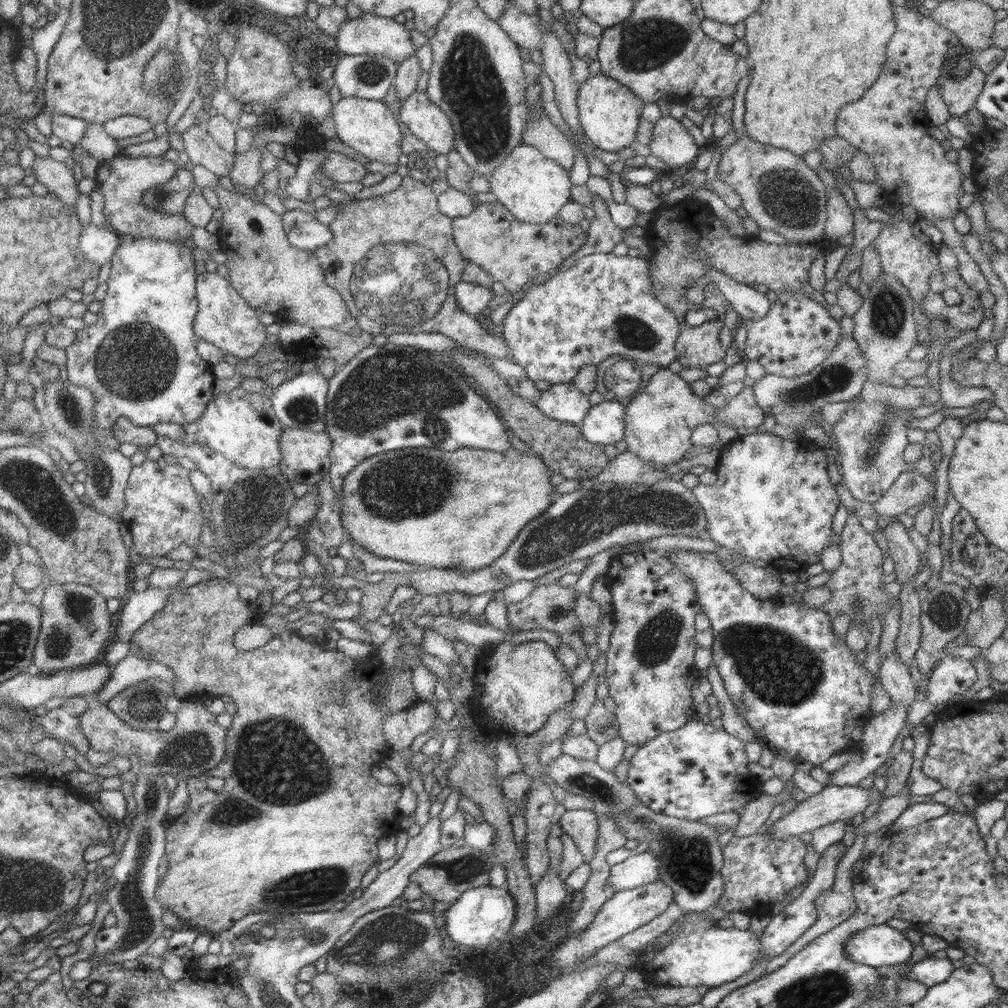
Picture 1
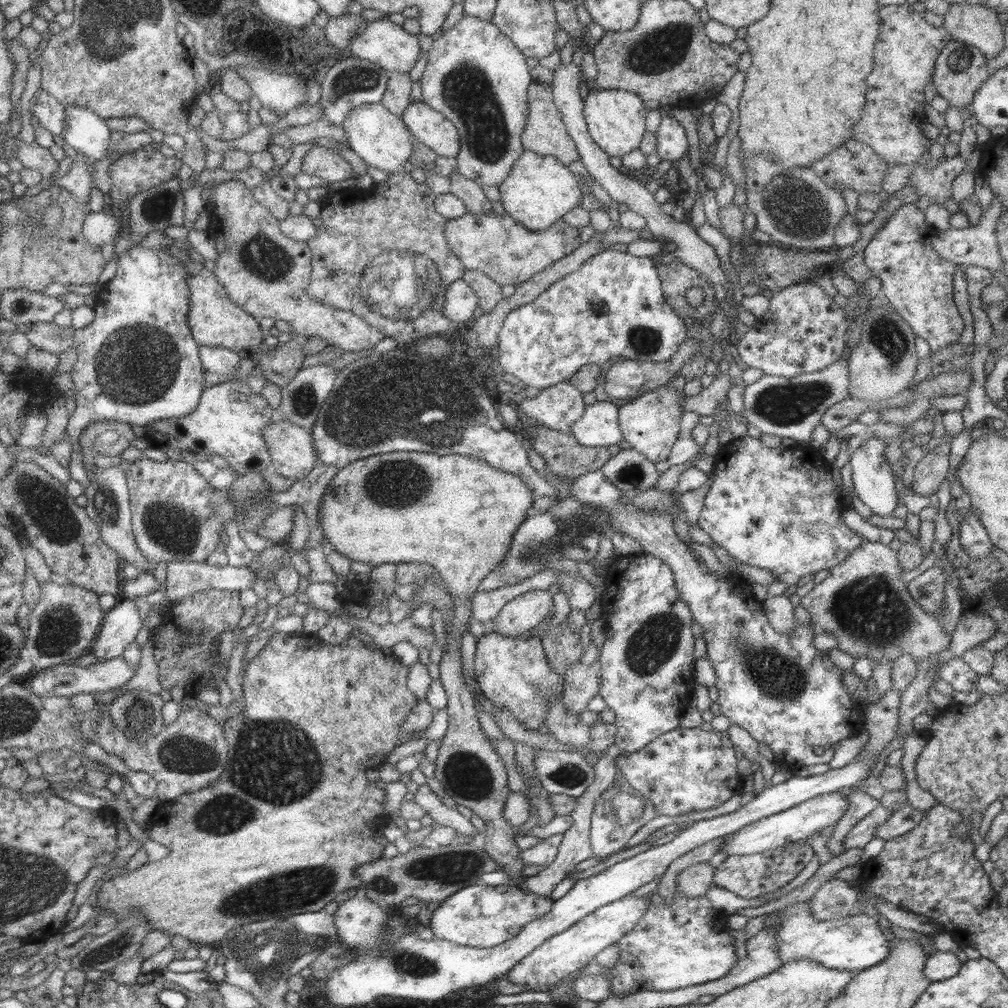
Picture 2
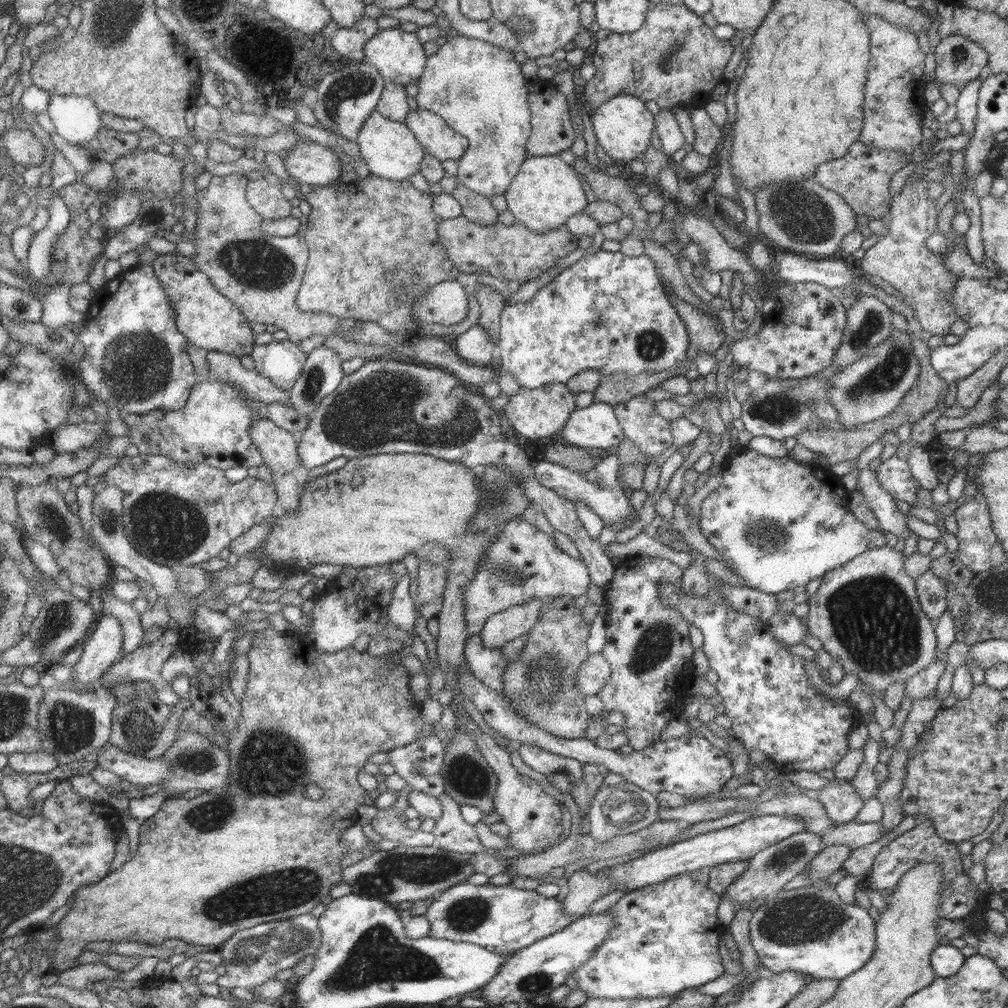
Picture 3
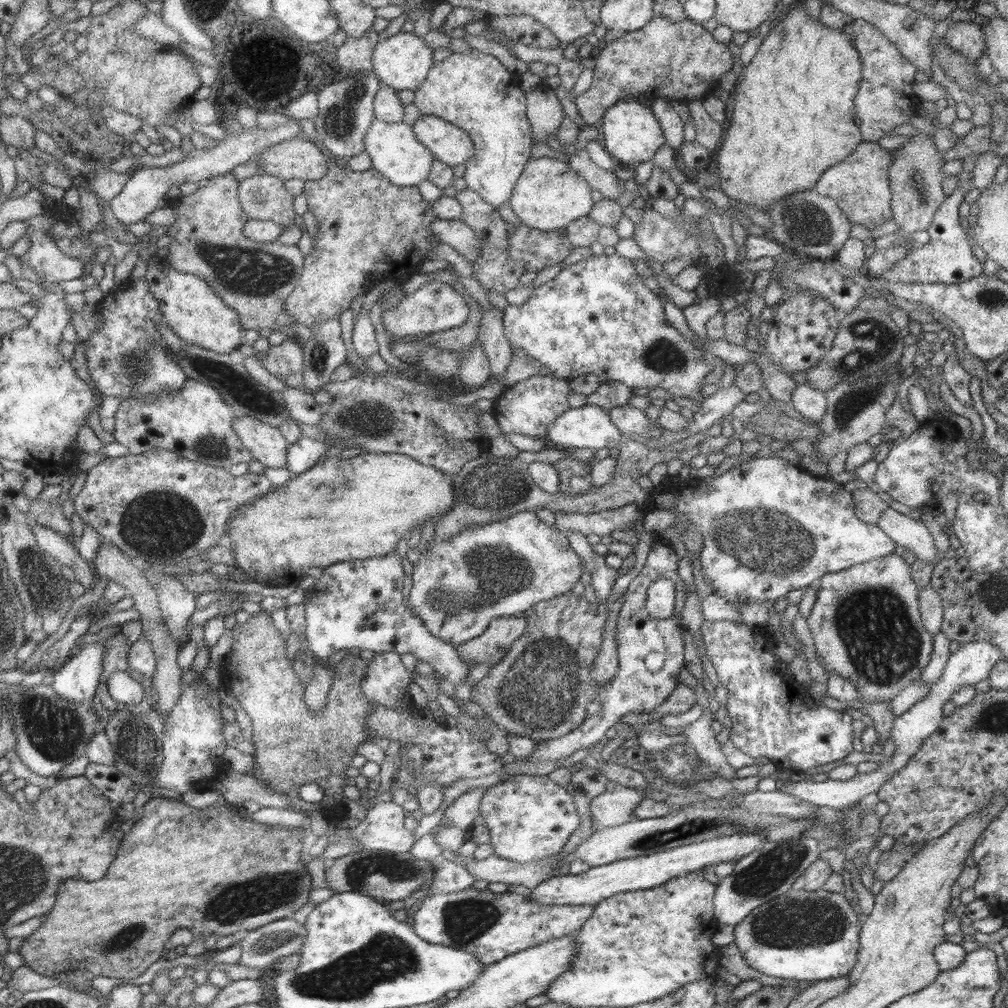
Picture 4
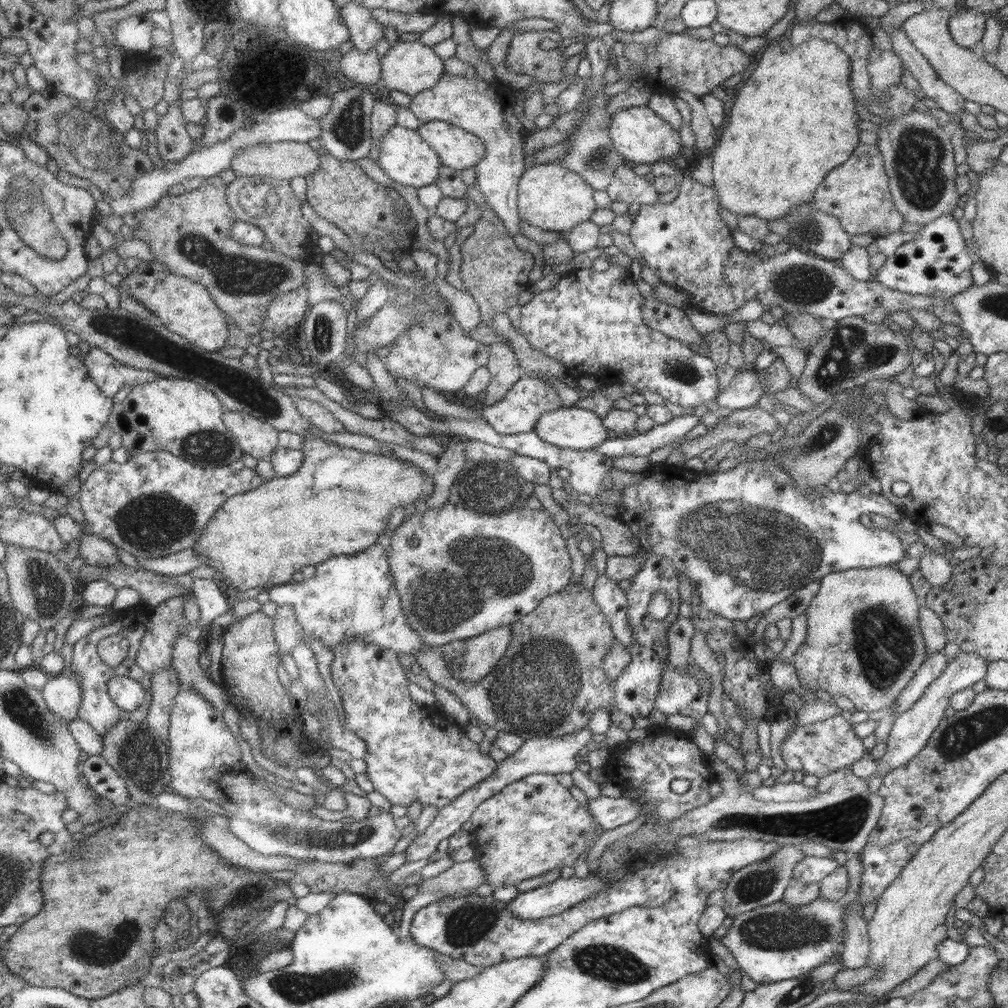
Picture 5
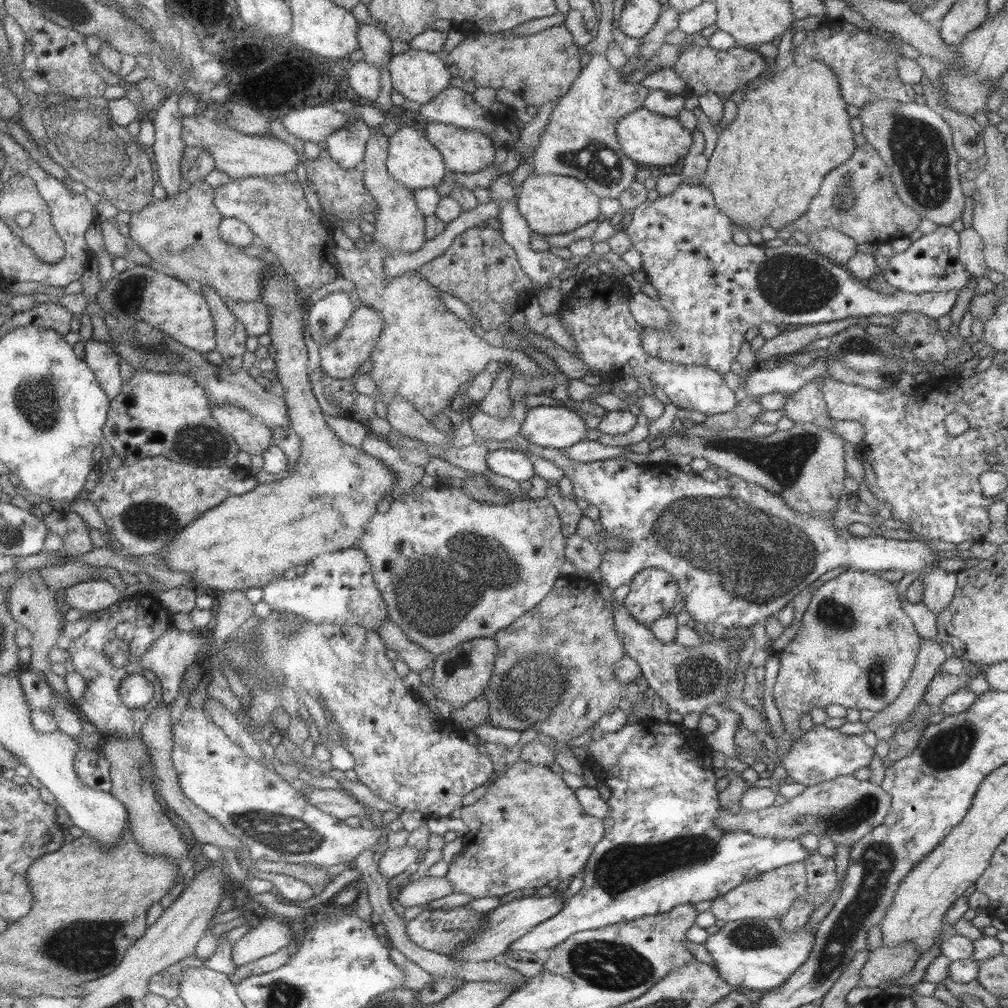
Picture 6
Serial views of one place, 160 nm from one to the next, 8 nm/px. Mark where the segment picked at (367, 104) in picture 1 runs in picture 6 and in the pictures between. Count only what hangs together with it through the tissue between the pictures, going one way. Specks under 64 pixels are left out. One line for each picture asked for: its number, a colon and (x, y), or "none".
2: (379, 138)
3: (390, 151)
4: (394, 152)
5: (404, 157)
6: (412, 160)

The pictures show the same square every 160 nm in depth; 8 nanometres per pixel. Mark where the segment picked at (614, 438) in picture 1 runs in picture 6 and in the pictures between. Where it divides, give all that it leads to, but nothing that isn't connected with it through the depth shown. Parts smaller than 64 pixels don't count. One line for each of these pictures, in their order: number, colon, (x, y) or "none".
2: (598, 427)
3: (595, 426)
4: (588, 426)
5: (575, 428)
6: (546, 426)

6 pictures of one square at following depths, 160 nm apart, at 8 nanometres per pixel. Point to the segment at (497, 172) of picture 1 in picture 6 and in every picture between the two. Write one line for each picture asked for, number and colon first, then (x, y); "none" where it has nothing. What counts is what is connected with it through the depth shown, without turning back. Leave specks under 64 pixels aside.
2: (539, 190)
3: (545, 191)
4: (548, 195)
5: (549, 196)
6: (551, 204)

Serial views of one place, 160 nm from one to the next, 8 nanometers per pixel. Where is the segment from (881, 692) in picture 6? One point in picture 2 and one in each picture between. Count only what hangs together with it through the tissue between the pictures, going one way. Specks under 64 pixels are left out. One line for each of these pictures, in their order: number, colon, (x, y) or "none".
2: (863, 602)
3: (865, 612)
4: (865, 624)
5: (863, 641)

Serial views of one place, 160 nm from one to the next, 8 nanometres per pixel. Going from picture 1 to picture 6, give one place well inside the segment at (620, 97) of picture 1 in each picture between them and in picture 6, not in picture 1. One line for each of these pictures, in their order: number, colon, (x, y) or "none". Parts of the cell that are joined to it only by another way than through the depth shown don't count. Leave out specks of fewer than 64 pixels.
2: (615, 119)
3: (622, 126)
4: (630, 131)
5: (640, 135)
6: (651, 140)

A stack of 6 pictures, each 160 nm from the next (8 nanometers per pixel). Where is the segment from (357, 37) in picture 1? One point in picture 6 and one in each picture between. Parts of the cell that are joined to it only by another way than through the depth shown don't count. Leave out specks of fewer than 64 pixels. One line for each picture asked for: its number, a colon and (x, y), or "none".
2: (388, 45)
3: (398, 56)
4: (402, 61)
5: (410, 67)
6: (418, 75)

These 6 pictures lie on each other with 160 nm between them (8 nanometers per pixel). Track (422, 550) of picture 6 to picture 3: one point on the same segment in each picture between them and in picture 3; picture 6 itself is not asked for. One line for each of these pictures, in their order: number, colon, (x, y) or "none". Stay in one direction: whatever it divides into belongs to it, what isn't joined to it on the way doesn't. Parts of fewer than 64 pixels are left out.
3: (522, 563)
4: (500, 569)
5: (458, 573)

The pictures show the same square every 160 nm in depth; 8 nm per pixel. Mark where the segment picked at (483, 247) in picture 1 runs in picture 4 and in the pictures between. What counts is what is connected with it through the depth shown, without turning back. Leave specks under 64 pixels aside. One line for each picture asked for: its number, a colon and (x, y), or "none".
2: (507, 252)
3: (513, 252)
4: (536, 249)

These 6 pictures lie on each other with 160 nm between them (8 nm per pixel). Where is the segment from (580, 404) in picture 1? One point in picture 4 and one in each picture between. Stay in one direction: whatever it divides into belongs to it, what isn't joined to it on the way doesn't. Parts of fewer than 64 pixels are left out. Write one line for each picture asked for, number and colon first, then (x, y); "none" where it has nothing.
2: (557, 407)
3: (537, 413)
4: (528, 407)

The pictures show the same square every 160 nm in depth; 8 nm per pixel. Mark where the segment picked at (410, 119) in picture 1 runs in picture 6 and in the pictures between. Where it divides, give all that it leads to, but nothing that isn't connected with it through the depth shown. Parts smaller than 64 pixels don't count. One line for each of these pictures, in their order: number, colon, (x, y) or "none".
2: (428, 127)
3: (435, 137)
4: (449, 145)
5: (457, 149)
6: (465, 151)

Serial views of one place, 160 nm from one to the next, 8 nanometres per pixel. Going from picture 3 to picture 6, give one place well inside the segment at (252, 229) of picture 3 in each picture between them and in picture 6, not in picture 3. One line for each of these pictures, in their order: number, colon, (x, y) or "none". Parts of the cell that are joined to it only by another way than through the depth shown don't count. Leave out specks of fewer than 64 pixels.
4: (205, 239)
5: (188, 233)
6: (180, 234)

